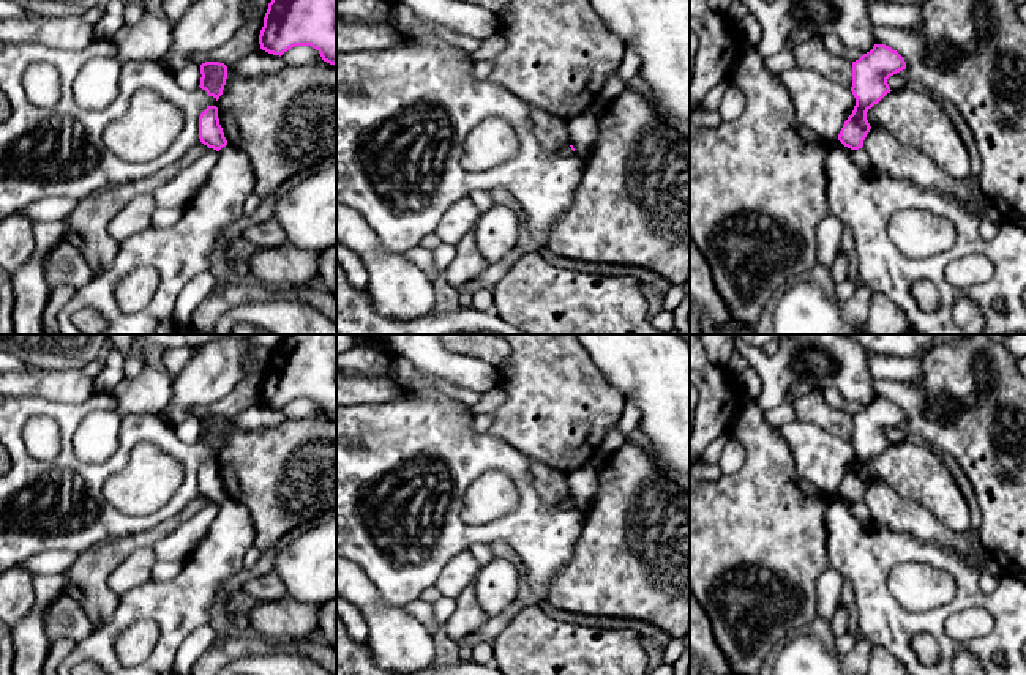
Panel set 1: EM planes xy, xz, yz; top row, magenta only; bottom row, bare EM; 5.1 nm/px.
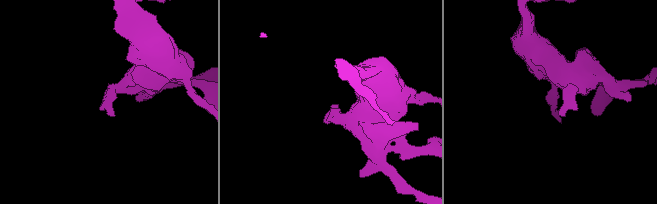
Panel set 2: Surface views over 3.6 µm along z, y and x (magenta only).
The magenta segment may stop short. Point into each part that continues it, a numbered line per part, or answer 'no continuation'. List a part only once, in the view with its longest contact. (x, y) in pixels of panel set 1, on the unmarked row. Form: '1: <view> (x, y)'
no continuation

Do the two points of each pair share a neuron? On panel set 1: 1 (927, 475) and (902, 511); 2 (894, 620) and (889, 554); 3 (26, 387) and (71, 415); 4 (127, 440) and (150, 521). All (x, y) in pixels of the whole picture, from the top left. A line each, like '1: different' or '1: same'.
1: different
2: same
3: different
4: same

